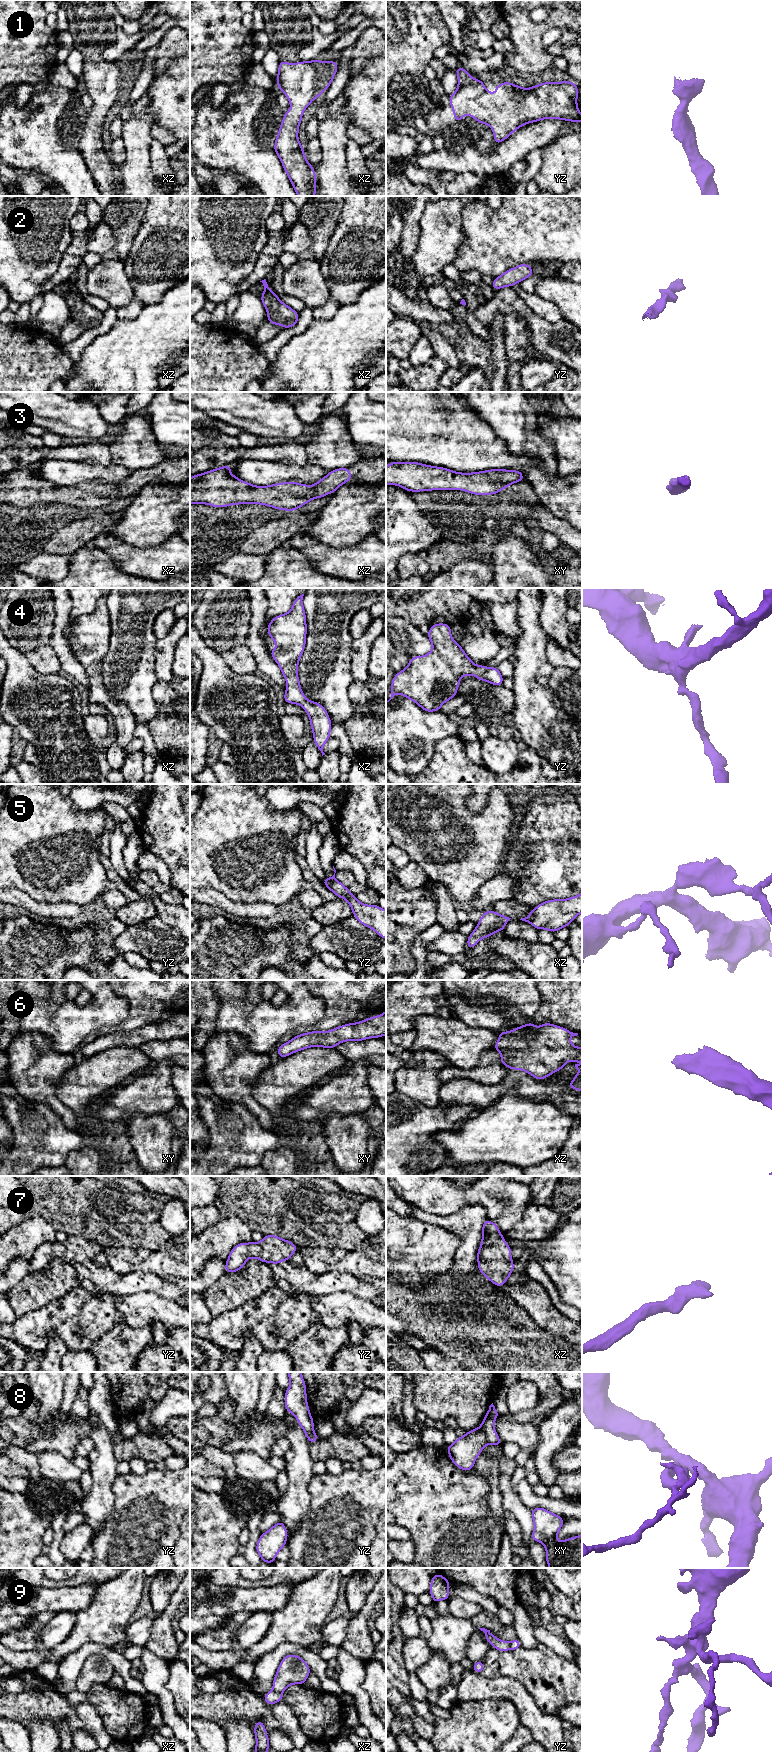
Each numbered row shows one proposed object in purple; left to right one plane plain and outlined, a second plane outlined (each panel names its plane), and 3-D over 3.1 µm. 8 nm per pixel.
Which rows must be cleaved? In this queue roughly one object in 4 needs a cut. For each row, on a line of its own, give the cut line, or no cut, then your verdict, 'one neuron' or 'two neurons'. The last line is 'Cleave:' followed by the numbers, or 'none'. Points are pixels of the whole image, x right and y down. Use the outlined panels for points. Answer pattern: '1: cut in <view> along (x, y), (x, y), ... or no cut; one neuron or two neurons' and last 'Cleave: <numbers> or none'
1: no cut; one neuron
2: no cut; one neuron
3: no cut; one neuron
4: no cut; one neuron
5: no cut; one neuron
6: no cut; one neuron
7: no cut; one neuron
8: cut in xy along (480, 1427), (485, 1433), (487, 1442); two neurons
9: cut in xz along (273, 1689), (281, 1693); two neurons
Cleave: 8, 9

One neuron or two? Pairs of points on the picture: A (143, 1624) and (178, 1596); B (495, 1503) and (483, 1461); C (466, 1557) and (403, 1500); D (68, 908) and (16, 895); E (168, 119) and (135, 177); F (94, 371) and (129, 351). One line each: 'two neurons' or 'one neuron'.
A: two neurons
B: one neuron
C: one neuron
D: one neuron
E: two neurons
F: one neuron

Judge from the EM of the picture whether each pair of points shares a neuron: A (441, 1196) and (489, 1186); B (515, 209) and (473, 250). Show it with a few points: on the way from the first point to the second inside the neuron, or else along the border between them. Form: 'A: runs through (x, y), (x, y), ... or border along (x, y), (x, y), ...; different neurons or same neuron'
A: runs through (453, 1196), (467, 1196), (477, 1193); same neuron
B: runs through (505, 219), (483, 241); same neuron

